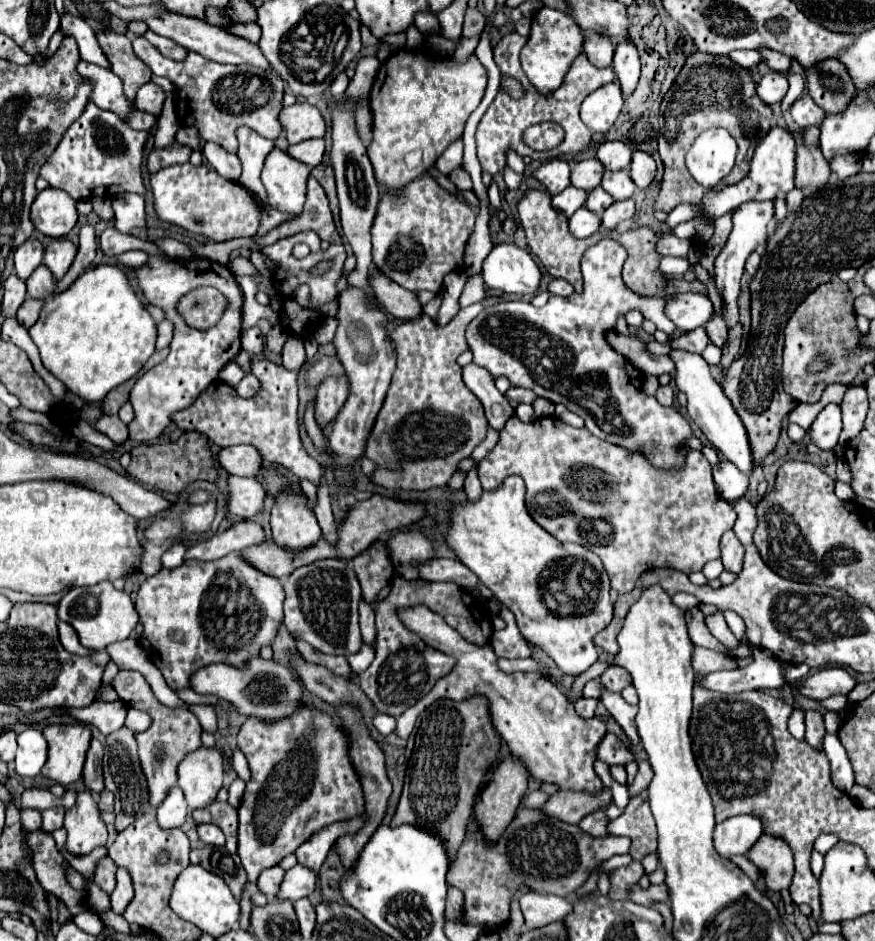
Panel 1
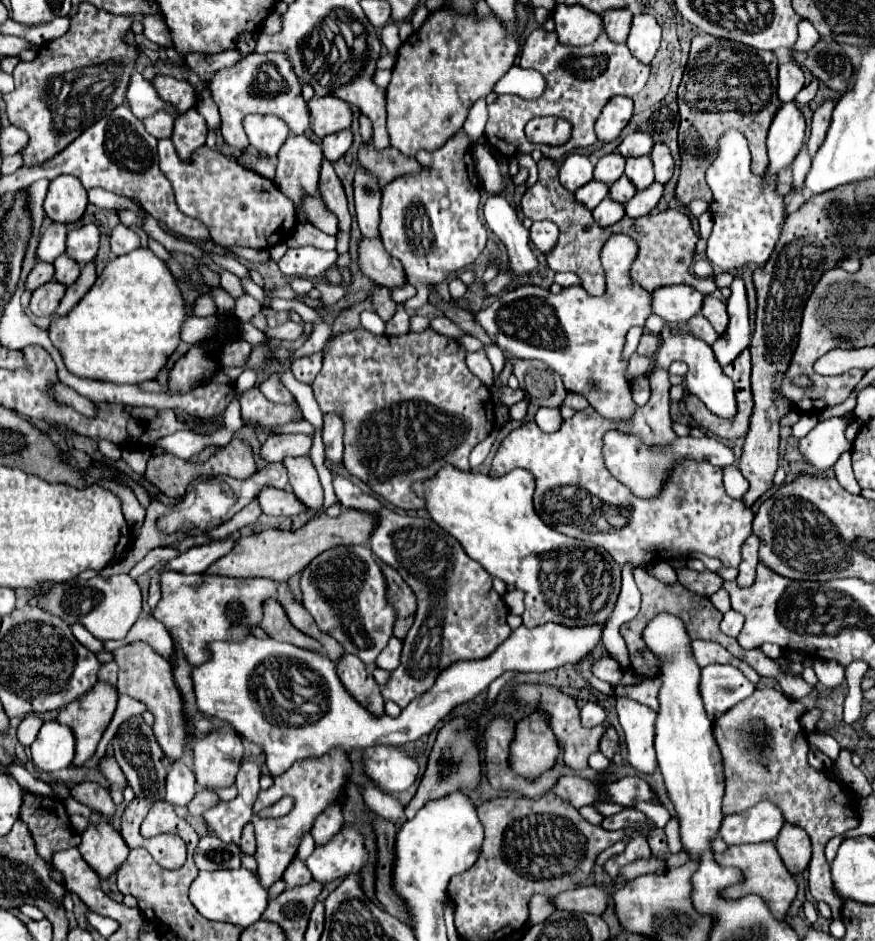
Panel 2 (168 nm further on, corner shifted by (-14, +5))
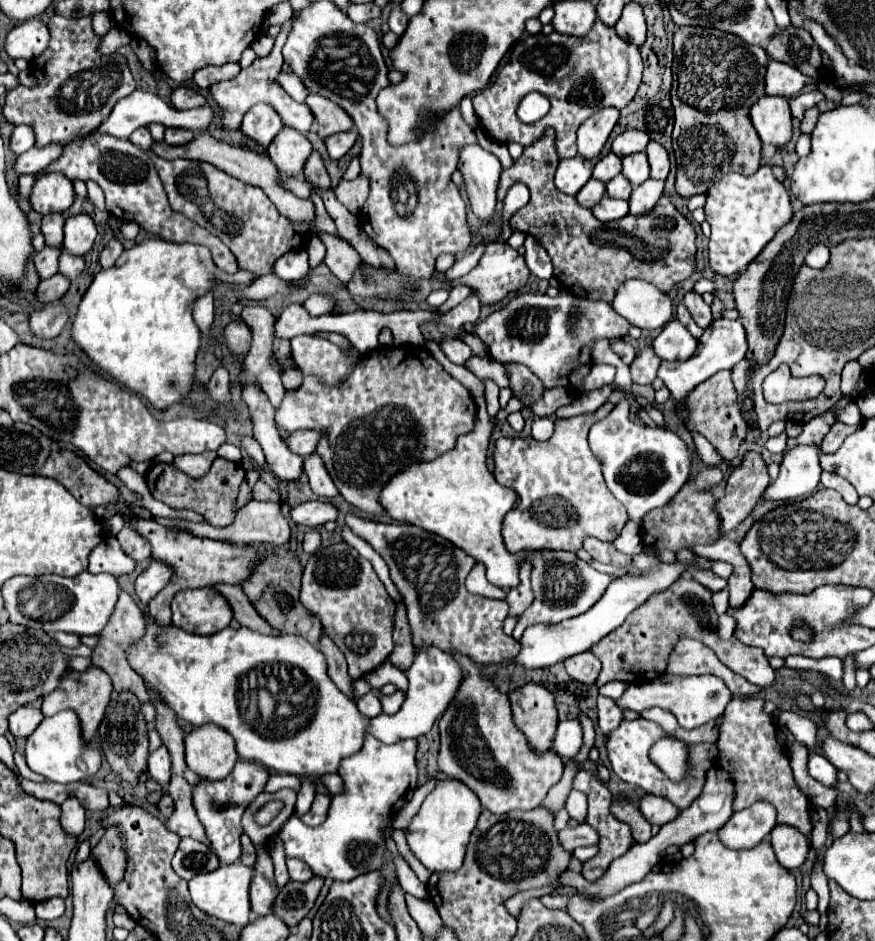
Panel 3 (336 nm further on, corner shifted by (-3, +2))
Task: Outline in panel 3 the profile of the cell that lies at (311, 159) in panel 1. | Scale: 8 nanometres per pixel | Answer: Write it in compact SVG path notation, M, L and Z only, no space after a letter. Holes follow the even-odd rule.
M347 130L347 132L341 132L341 134L333 134L329 138L325 138L325 146L327 146L327 152L333 160L339 160L345 152L351 150L351 146L355 144L357 140L357 132L355 130Z

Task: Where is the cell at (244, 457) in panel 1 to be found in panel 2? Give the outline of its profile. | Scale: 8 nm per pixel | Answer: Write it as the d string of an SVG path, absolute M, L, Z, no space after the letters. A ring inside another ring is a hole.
M292 433L292 435L272 435L264 445L260 455L266 461L282 461L284 457L298 457L308 455L312 449L312 435L304 433Z

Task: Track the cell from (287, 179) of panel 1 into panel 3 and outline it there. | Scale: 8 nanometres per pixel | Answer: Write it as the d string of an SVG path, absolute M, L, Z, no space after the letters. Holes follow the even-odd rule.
M287 126L275 136L275 140L267 148L269 158L285 176L297 176L303 170L303 164L307 162L307 156L311 156L311 152L313 148L305 134Z

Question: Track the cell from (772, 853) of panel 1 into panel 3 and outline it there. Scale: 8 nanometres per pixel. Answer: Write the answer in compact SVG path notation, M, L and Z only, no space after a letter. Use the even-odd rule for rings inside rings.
M777 824L773 828L769 840L771 840L775 856L783 868L795 870L805 862L807 852L809 852L809 842L799 830L795 830L787 824Z

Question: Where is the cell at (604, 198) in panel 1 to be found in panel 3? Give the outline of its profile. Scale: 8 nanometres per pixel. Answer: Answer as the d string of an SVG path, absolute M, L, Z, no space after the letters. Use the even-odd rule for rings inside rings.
M617 174L613 180L607 182L607 196L611 198L623 198L627 200L631 196L631 184L627 178L623 178L623 174Z

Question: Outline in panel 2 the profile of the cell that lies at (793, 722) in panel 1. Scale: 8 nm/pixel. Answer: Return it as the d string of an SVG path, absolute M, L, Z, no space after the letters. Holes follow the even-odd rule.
M812 733L812 735L810 735L810 743L816 745L816 747L820 747L820 751L824 751L824 753L832 759L830 773L834 773L836 777L840 777L840 773L838 773L838 769L836 769L836 759L838 759L842 747L838 745L838 741L836 741L834 737L830 737L830 735L816 735L816 733Z

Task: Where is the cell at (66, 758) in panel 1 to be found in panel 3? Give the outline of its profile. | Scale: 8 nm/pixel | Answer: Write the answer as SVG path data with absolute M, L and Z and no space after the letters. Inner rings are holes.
M91 666L87 672L71 672L69 676L65 676L59 684L59 688L55 692L51 692L47 698L43 698L43 706L41 706L41 712L43 716L53 716L61 710L73 710L77 716L79 716L79 722L81 722L81 734L83 734L83 740L89 742L95 734L95 730L99 728L101 720L103 720L103 714L105 714L105 708L109 704L109 696L111 696L111 678Z

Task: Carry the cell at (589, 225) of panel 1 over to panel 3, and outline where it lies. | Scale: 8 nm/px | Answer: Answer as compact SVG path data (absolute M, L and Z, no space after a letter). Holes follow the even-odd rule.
M605 196L599 204L595 204L595 208L591 208L591 212L597 220L613 222L627 216L627 200L615 200L615 198Z

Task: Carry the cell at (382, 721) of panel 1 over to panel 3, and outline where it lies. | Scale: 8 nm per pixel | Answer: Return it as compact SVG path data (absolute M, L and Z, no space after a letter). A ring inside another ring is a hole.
M373 690L367 692L367 696L359 698L359 700L357 700L357 706L359 706L359 710L361 710L365 716L379 716L379 714L383 712L381 702L379 702L379 696L377 696Z

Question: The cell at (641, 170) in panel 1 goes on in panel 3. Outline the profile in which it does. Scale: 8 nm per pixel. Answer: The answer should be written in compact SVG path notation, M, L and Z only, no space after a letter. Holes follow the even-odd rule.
M649 142L647 158L649 158L649 166L651 166L651 178L665 180L667 174L669 174L669 156L667 156L667 150L659 142Z

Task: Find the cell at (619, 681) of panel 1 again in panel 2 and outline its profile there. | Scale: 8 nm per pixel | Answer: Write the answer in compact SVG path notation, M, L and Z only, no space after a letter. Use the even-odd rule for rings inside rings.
M608 655L596 657L596 659L592 661L590 671L592 671L598 679L608 681L608 683L612 683L612 685L616 685L616 683L620 681L620 677L622 677L622 667L618 665L616 659L612 659L612 657L608 657Z

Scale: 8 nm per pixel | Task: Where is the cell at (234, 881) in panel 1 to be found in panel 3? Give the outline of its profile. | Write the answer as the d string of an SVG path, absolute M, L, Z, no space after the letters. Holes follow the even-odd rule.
M183 838L173 856L173 868L183 880L191 880L199 872L213 872L219 868L219 858L209 846L191 838Z

